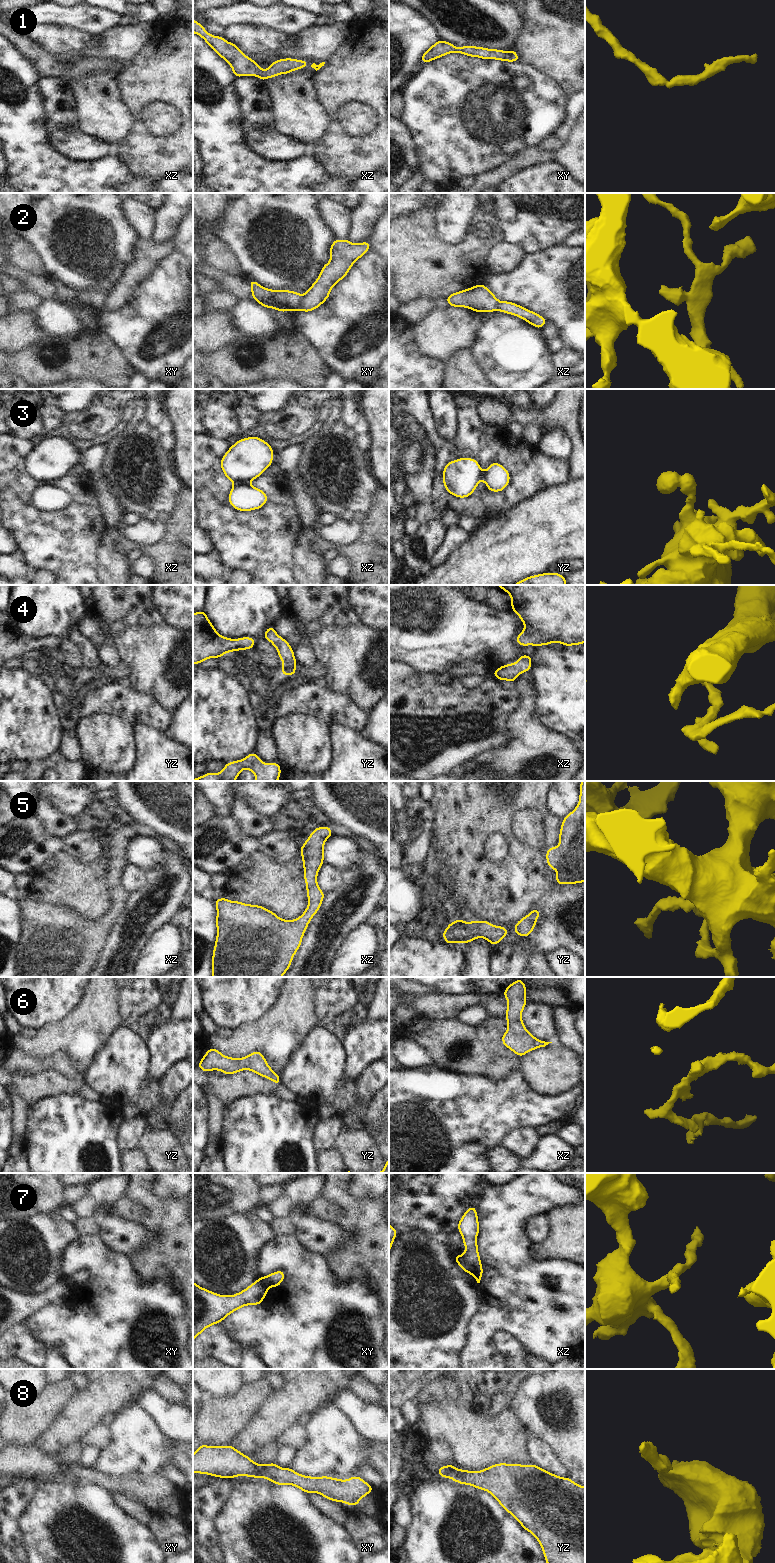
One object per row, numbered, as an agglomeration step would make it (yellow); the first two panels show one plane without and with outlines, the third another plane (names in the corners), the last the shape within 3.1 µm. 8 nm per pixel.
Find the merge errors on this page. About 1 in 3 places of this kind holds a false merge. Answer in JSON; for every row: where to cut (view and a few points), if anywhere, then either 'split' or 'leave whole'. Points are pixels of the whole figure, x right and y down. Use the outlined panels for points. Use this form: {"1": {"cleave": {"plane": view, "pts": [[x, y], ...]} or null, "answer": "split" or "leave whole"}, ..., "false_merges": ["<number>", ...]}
{"1": {"cleave": null, "answer": "leave whole"}, "2": {"cleave": {"plane": "xy", "pts": [[303, 295], [298, 309]]}, "answer": "split"}, "3": {"cleave": {"plane": "xz", "pts": [[247, 482], [234, 483]]}, "answer": "split"}, "4": {"cleave": null, "answer": "leave whole"}, "5": {"cleave": null, "answer": "leave whole"}, "6": {"cleave": null, "answer": "leave whole"}, "7": {"cleave": {"plane": "xz", "pts": [[462, 1255], [462, 1264], [460, 1266]]}, "answer": "split"}, "8": {"cleave": null, "answer": "leave whole"}, "false_merges": ["2", "3", "7"]}

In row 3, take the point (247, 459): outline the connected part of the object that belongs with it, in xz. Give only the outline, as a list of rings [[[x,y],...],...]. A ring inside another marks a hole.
[[[257,436],[242,438],[224,454],[220,467],[233,483],[251,482],[267,470],[274,459],[272,446]]]

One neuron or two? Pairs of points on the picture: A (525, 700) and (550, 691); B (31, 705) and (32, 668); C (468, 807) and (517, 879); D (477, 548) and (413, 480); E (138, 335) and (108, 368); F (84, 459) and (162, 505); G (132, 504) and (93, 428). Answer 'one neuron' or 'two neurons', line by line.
A: two neurons
B: two neurons
C: one neuron
D: two neurons
E: two neurons
F: two neurons
G: one neuron

